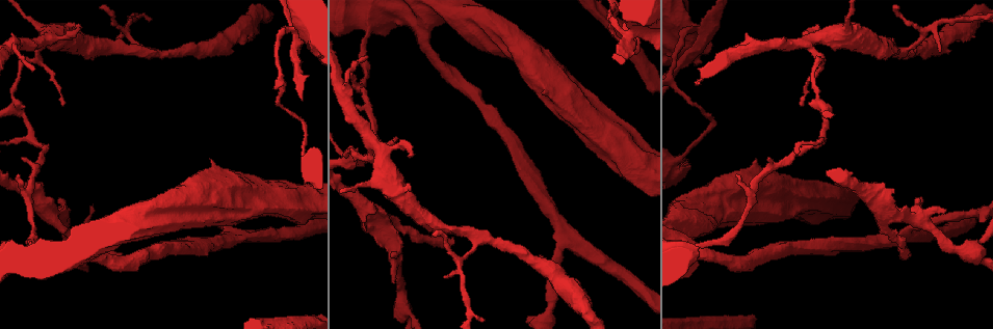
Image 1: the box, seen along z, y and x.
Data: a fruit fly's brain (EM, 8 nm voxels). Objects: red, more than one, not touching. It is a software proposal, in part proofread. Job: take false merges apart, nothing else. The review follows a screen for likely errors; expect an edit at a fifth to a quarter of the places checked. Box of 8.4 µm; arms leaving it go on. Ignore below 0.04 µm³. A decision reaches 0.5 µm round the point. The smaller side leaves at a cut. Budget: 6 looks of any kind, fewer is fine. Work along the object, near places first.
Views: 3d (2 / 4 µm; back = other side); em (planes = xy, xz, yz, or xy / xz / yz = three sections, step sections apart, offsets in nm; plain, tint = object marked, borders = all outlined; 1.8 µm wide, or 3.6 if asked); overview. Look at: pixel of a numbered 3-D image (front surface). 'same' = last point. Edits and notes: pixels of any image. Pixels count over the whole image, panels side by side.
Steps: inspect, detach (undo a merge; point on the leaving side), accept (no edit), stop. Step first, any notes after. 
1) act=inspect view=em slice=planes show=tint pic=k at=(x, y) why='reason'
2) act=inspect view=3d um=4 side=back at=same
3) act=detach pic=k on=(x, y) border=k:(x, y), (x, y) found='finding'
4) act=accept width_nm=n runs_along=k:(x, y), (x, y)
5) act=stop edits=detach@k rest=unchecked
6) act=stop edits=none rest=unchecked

act=inspect view=em slice=planes show=tint pic=1 at=(148, 53) why='two arms in line, one across'

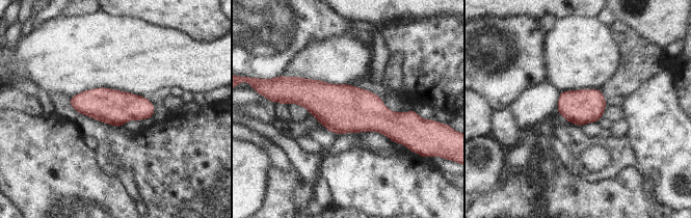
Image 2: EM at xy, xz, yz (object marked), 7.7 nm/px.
act=accept width_nm=260 runs_along=2:(287, 97), (378, 118), (410, 113) found='continuous, no second neuron'

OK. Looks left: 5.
act=inspect view=3d um=4 pic=1 at=(30, 139) why='arms part here'

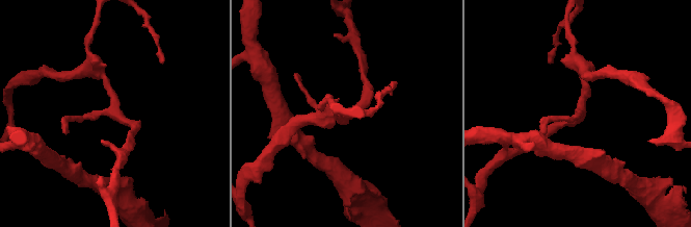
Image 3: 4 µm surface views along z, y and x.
act=inspect view=em slice=xz step=16 show=tint pic=3 at=(581, 112) arms=3

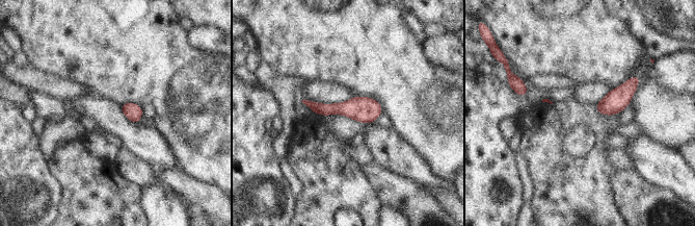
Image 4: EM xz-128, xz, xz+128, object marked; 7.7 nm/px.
act=accept width_nm=90 runs_along=4:(309, 103), (319, 108), (379, 110) found='all the same neuron'

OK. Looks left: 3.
act=inspect view=em slice=yz step=16 show=tint pic=1 at=(374, 147) why='side arm on a straight run'

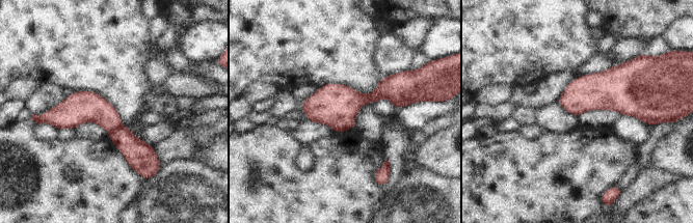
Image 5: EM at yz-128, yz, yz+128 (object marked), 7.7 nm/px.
act=inspect view=em slice=planes show=borders at=same

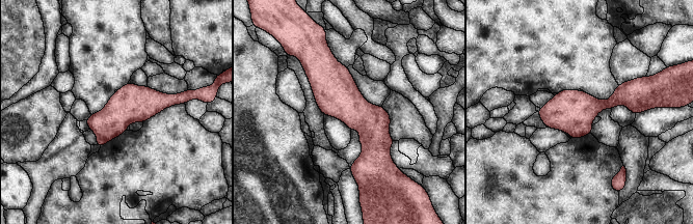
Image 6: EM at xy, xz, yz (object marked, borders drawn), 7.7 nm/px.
act=detach pic=6 on=(111, 121) part_leaving=6:(327, 56), (370, 126), (361, 175) found='two neurons meet here'

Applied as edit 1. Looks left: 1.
act=stop edits=detach@6 rest=unchecked

